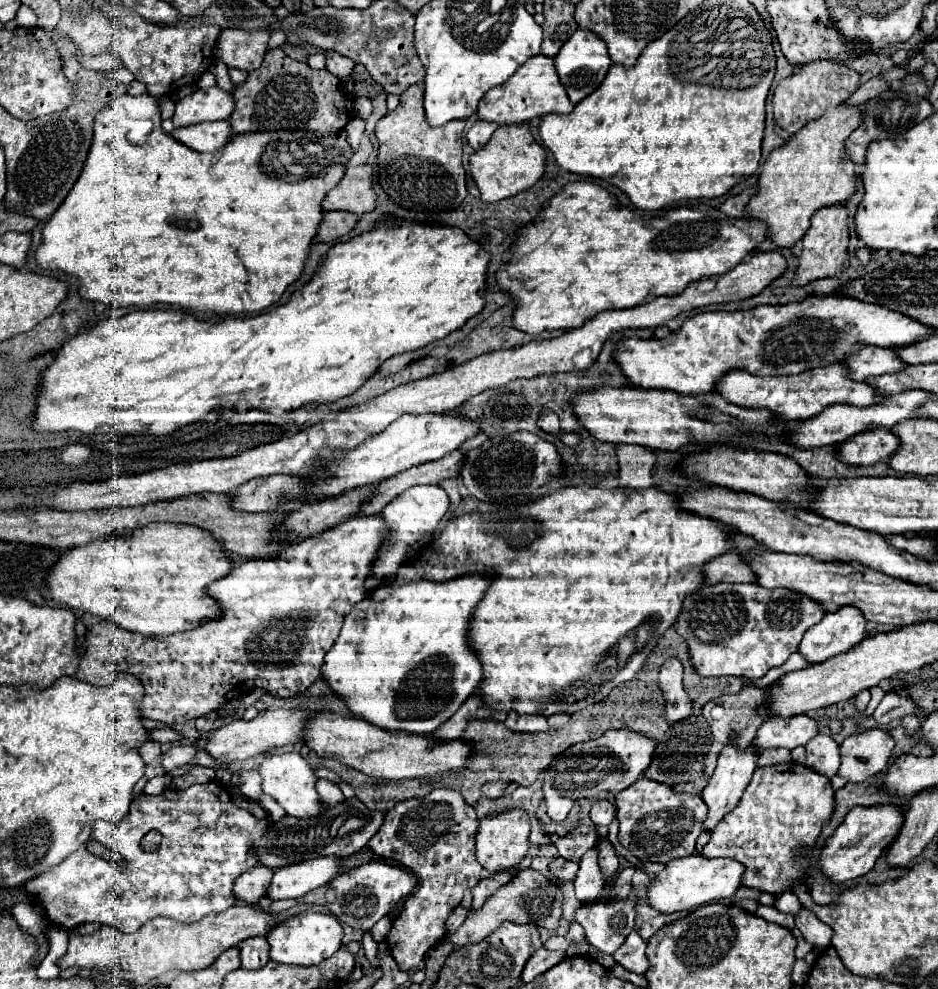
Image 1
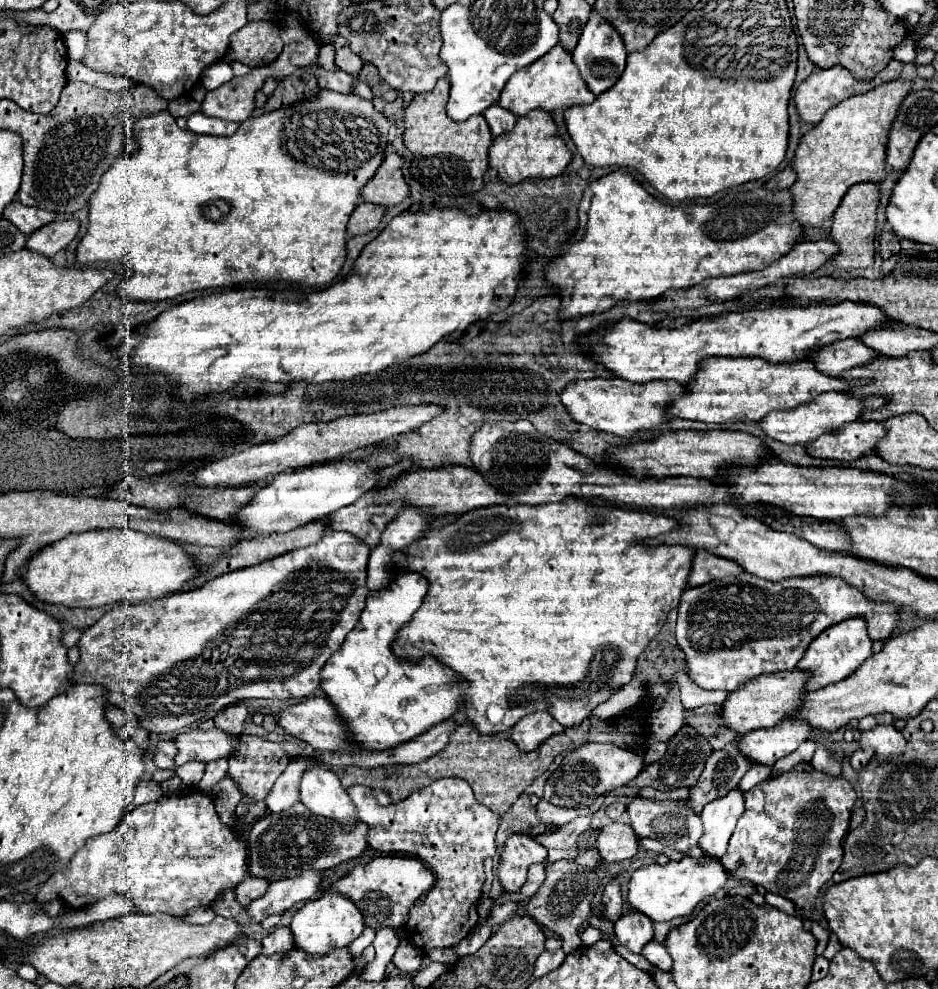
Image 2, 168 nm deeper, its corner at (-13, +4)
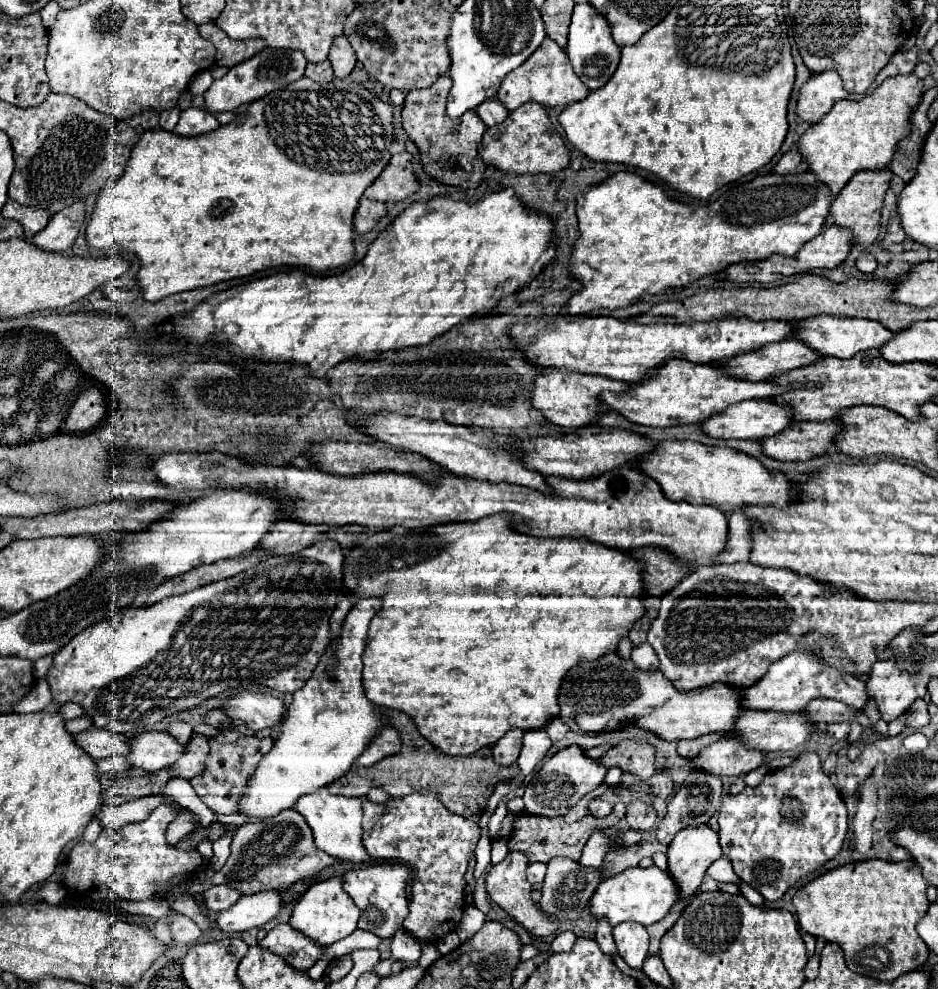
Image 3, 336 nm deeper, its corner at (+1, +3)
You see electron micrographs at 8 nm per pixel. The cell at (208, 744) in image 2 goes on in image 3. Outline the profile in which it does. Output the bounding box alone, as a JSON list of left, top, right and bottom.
[127,731,185,773]

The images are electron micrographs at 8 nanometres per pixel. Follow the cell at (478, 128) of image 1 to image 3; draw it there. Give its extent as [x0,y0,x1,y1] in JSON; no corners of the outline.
[477,99,509,127]

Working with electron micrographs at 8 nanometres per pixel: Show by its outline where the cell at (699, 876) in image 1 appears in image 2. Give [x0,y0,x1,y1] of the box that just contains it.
[627,858,727,922]

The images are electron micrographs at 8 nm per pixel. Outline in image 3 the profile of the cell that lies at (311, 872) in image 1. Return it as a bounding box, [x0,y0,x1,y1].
[217,889,281,933]

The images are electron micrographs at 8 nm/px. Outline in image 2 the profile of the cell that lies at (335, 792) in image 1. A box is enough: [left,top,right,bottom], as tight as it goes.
[347,778,499,952]

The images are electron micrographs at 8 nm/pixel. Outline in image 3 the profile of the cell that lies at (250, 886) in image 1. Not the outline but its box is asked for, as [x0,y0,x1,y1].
[205,885,241,911]

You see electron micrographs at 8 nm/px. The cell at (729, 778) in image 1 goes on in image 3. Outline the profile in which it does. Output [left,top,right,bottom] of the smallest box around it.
[667,823,721,899]

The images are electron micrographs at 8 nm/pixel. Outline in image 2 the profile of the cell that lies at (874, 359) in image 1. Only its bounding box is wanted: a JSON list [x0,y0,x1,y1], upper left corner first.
[811,338,877,376]

